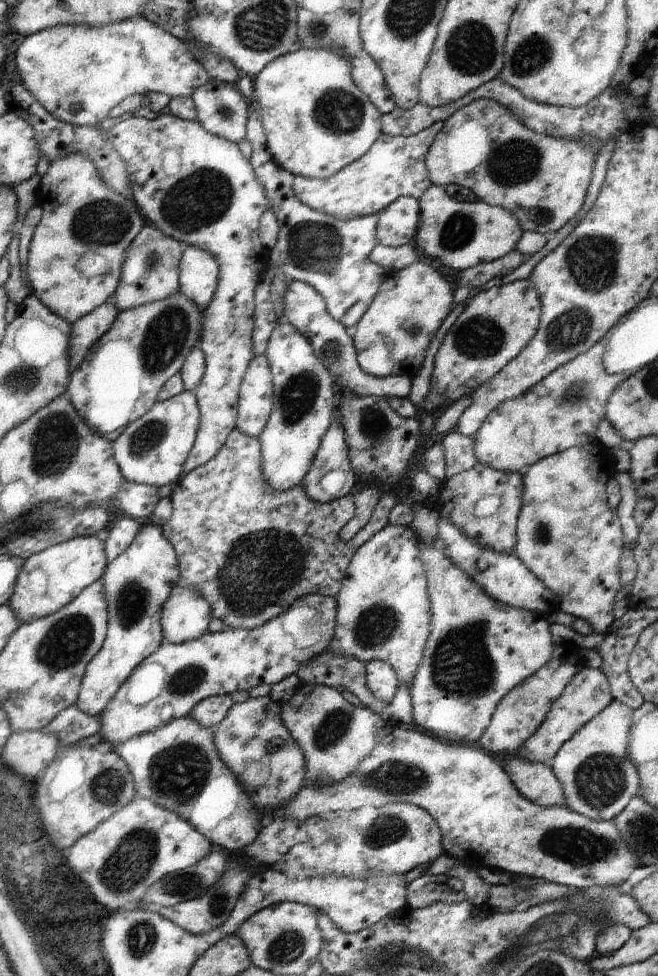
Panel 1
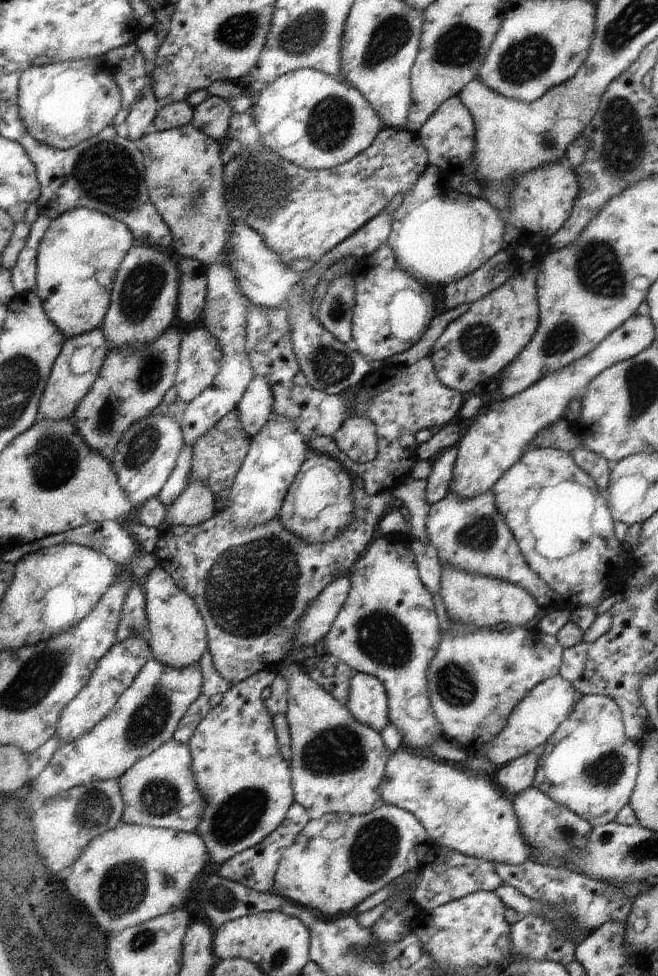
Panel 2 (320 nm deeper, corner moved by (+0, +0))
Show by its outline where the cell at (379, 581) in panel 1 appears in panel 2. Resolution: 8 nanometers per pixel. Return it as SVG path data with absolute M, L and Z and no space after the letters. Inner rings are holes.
M396 536L377 537L353 564L349 581L351 587L346 602L333 620L330 630L323 638L325 652L338 657L357 673L375 676L384 685L388 697L389 722L400 733L403 746L430 754L428 748L444 738L445 734L428 703L427 670L436 654L441 632L434 611L433 596L426 590L416 568L415 554L409 551L407 541Z

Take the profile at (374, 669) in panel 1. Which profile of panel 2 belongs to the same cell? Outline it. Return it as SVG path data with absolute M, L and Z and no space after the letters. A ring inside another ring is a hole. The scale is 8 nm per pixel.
M356 673L350 679L344 703L357 721L376 732L380 733L389 723L387 692L375 676Z

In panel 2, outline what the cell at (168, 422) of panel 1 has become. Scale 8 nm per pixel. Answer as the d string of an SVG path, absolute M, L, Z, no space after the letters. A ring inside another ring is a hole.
M154 415L136 421L123 434L111 460L112 470L116 473L118 484L127 494L133 507L142 506L149 498L156 497L168 480L177 463L180 449L185 440L181 425L171 417Z

